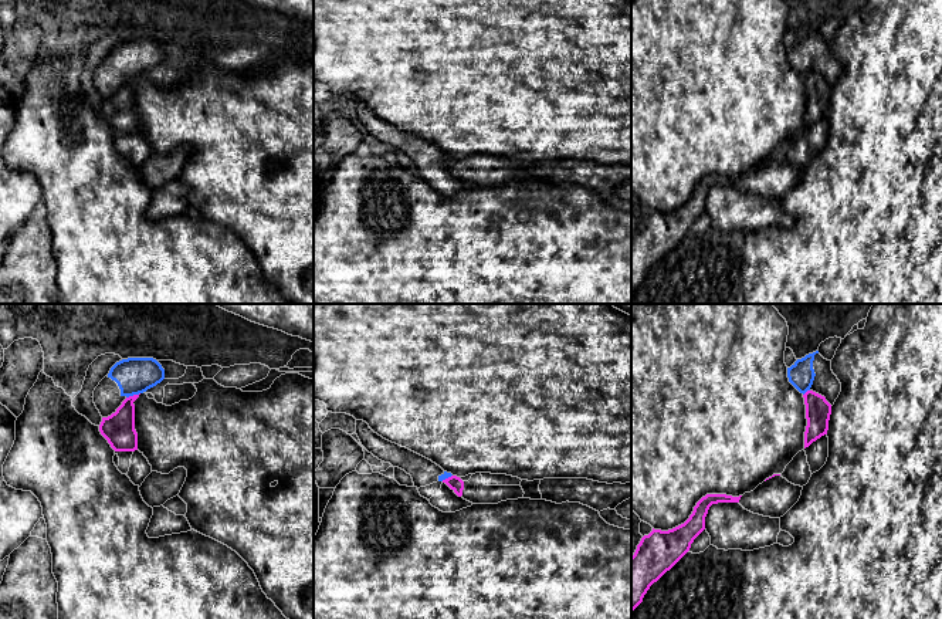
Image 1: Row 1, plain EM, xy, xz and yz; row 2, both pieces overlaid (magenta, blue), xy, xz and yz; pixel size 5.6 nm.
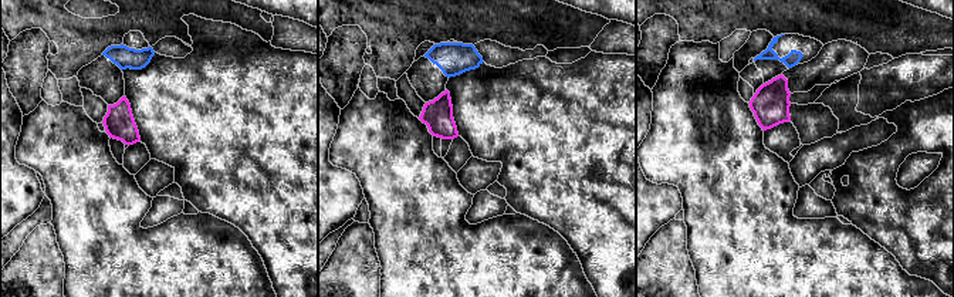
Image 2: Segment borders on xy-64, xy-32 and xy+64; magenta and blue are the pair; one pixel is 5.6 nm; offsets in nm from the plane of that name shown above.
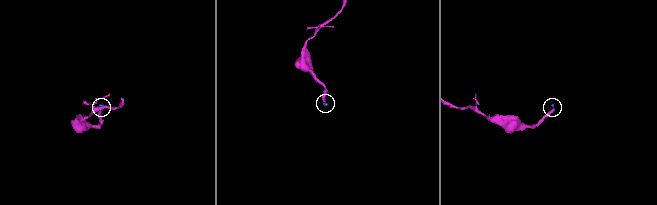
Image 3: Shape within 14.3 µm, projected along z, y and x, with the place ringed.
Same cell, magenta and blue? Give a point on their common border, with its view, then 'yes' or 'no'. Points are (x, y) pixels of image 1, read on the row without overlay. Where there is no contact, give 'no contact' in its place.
meets magenta in xy at (134, 77); no

